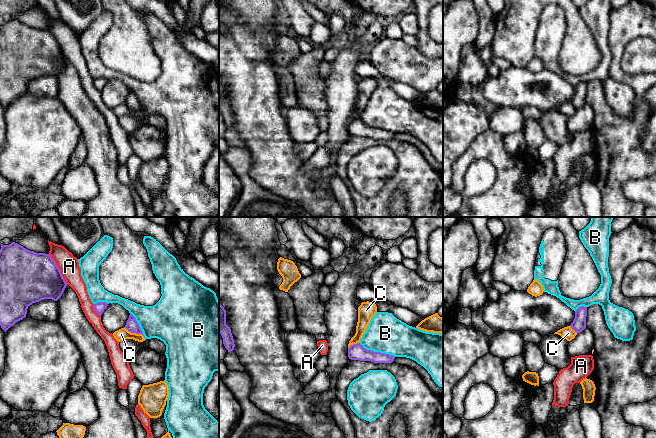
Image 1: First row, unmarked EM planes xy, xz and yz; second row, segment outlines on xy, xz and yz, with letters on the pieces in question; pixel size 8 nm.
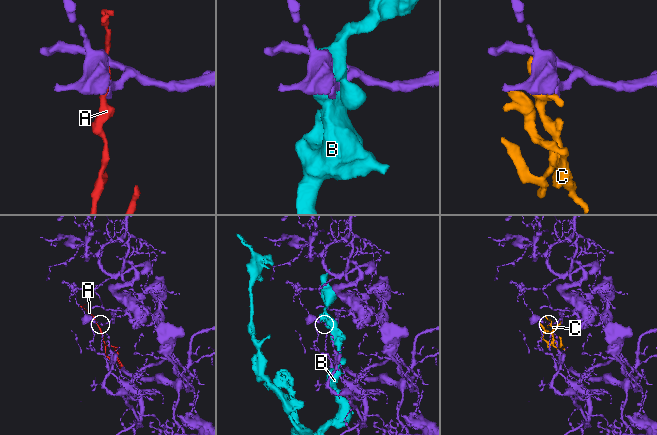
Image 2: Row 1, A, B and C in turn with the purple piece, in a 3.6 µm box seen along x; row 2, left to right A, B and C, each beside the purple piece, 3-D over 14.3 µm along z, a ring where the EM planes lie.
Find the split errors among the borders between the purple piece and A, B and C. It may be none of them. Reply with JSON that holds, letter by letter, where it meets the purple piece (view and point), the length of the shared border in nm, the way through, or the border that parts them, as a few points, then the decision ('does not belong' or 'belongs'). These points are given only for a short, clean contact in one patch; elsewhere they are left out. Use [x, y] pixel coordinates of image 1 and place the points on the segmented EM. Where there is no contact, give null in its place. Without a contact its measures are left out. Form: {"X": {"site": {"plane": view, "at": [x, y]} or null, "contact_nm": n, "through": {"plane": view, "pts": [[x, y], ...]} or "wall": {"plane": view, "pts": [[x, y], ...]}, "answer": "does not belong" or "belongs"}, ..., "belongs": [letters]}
{"A": {"site": {"plane": "xy", "at": [59, 269]}, "contact_nm": 300, "answer": "does not belong"}, "B": {"site": {"plane": "xz", "at": [377, 352]}, "contact_nm": 320, "answer": "does not belong"}, "C": {"site": {"plane": "xy", "at": [135, 332]}, "contact_nm": 190, "wall": {"plane": "xy", "pts": [[124, 327], [131, 332], [140, 333], [144, 338]]}, "answer": "does not belong"}, "belongs": []}

